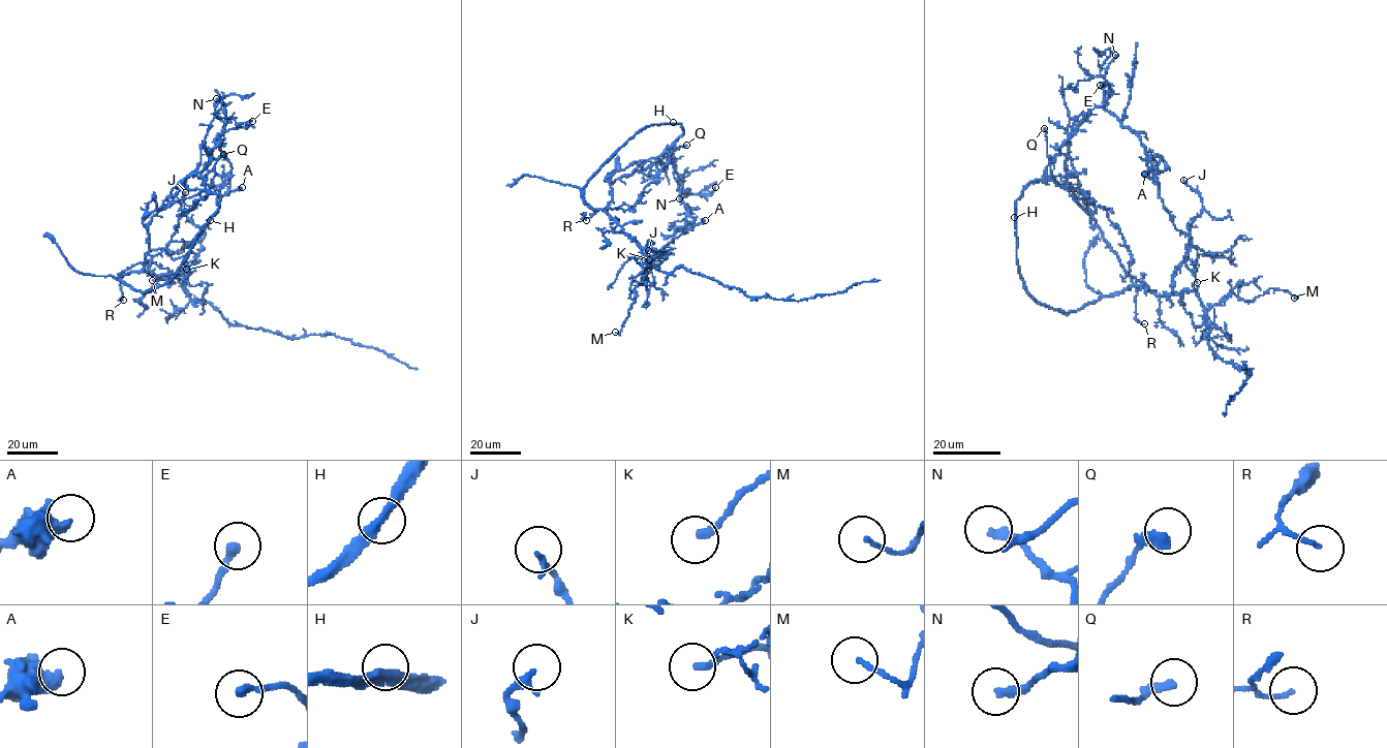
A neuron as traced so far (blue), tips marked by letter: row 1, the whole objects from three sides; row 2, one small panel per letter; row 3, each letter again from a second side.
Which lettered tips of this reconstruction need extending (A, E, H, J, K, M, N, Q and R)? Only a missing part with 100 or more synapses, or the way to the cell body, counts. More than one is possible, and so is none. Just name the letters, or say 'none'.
none

